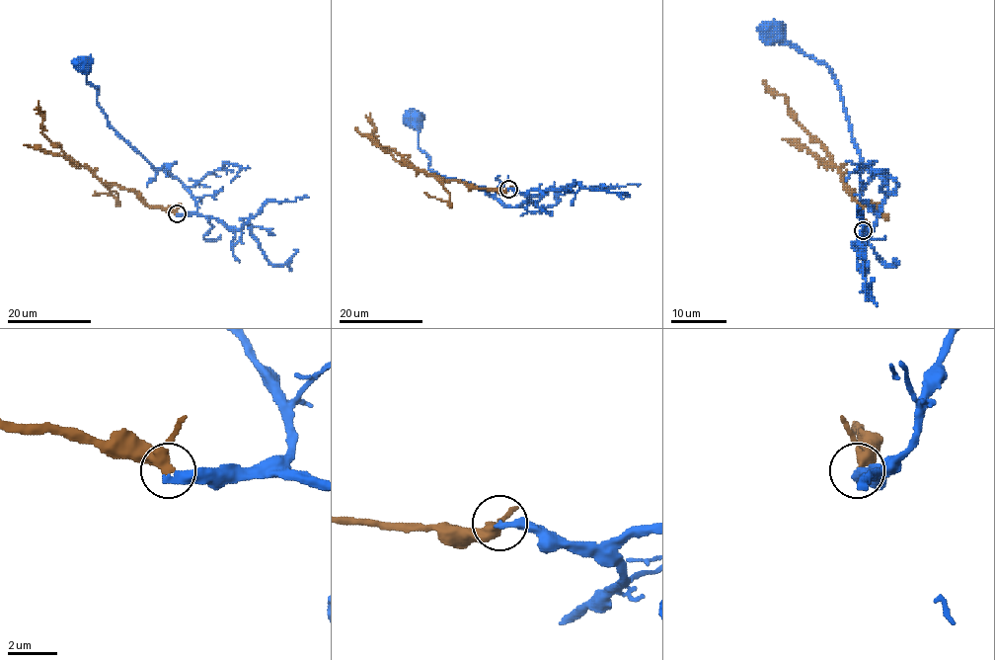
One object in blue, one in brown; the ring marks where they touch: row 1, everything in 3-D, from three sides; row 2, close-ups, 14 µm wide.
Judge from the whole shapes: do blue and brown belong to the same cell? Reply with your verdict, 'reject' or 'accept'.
reject

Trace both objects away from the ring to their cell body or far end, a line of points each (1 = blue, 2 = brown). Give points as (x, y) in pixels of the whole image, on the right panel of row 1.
1: (864, 231), (876, 224), (887, 186), (861, 162), (833, 71), (773, 33)
2: (864, 230), (862, 207), (852, 198), (833, 159), (797, 122), (787, 99), (763, 81)

